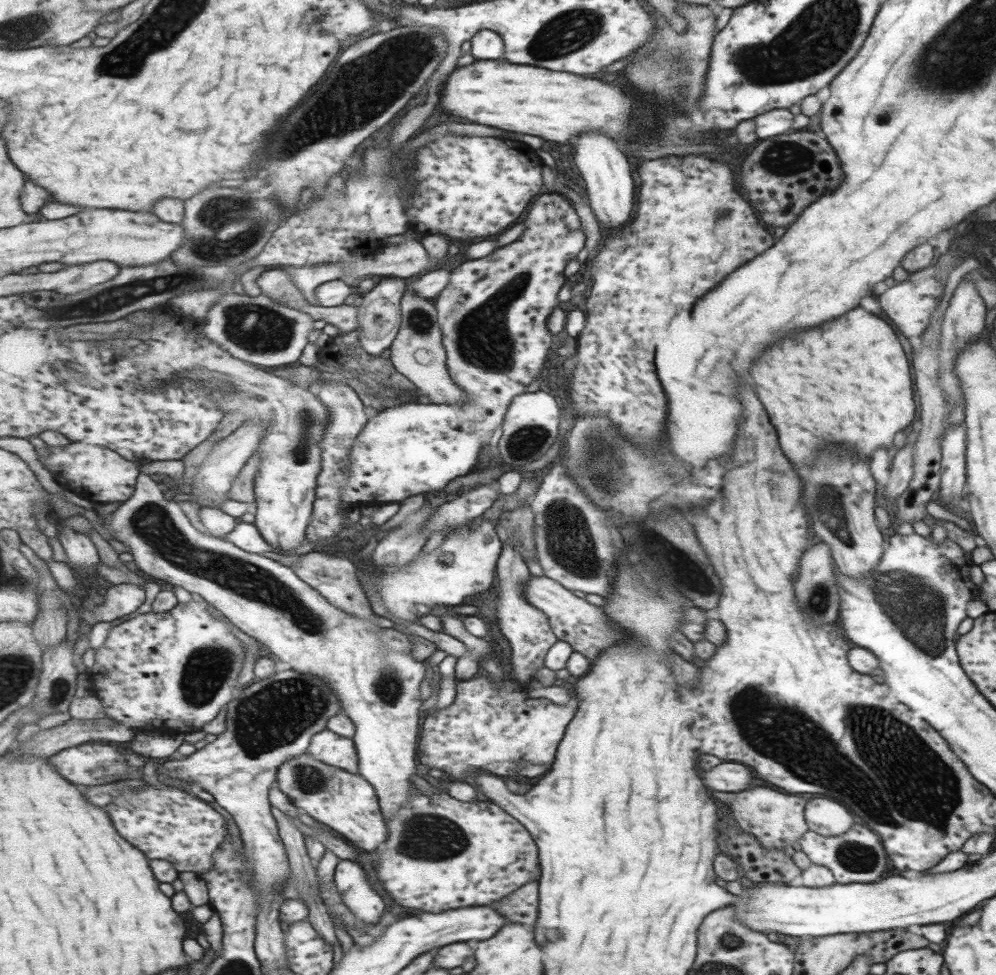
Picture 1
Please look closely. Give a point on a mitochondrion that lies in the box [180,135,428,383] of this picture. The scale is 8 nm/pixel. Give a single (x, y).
(231, 229)

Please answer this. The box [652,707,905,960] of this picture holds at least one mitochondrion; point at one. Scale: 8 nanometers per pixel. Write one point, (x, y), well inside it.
(854, 856)

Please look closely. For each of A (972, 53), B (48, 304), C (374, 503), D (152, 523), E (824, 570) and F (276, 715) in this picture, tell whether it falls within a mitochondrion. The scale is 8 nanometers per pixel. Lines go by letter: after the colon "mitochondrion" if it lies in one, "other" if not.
A: mitochondrion
B: other
C: other
D: mitochondrion
E: other
F: mitochondrion

